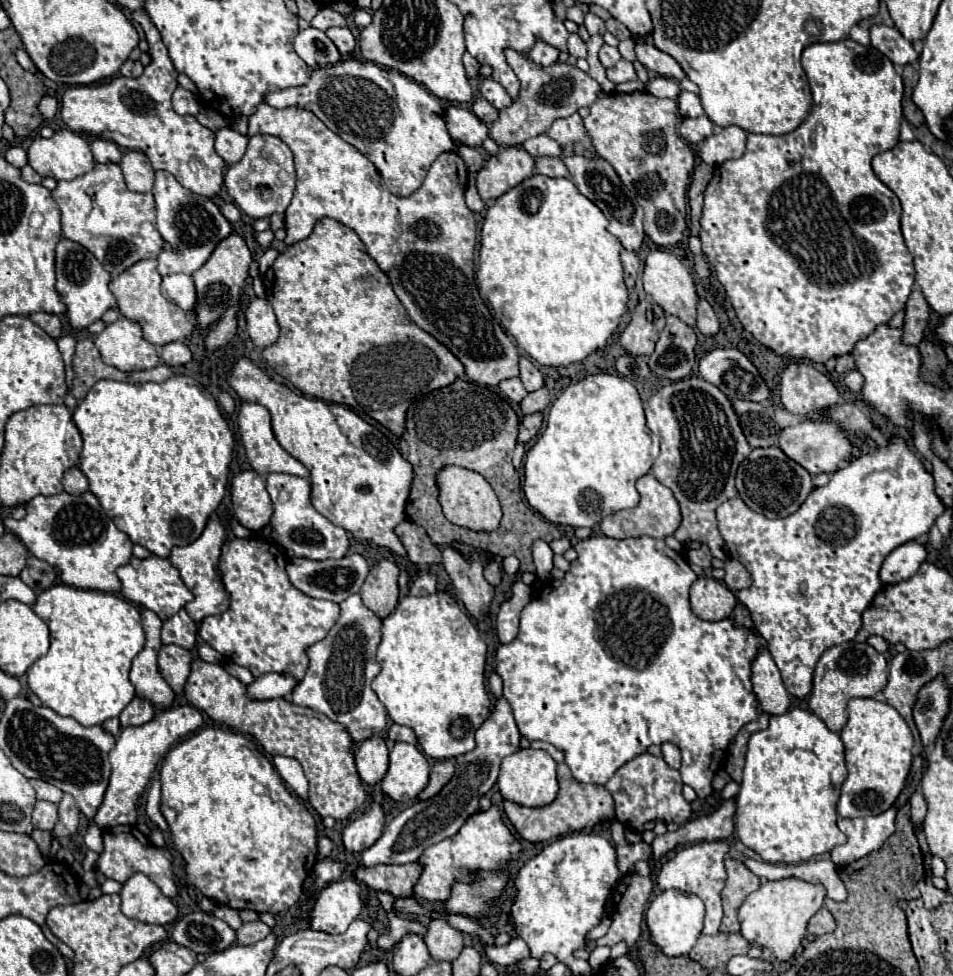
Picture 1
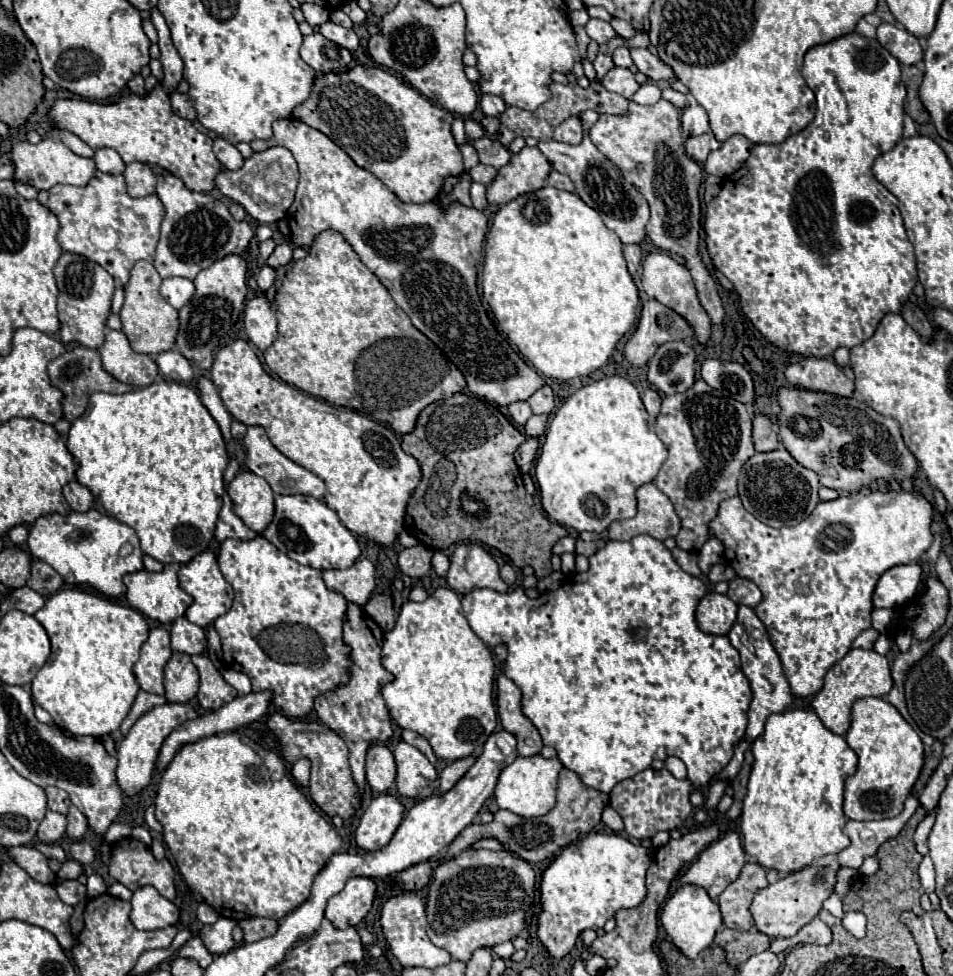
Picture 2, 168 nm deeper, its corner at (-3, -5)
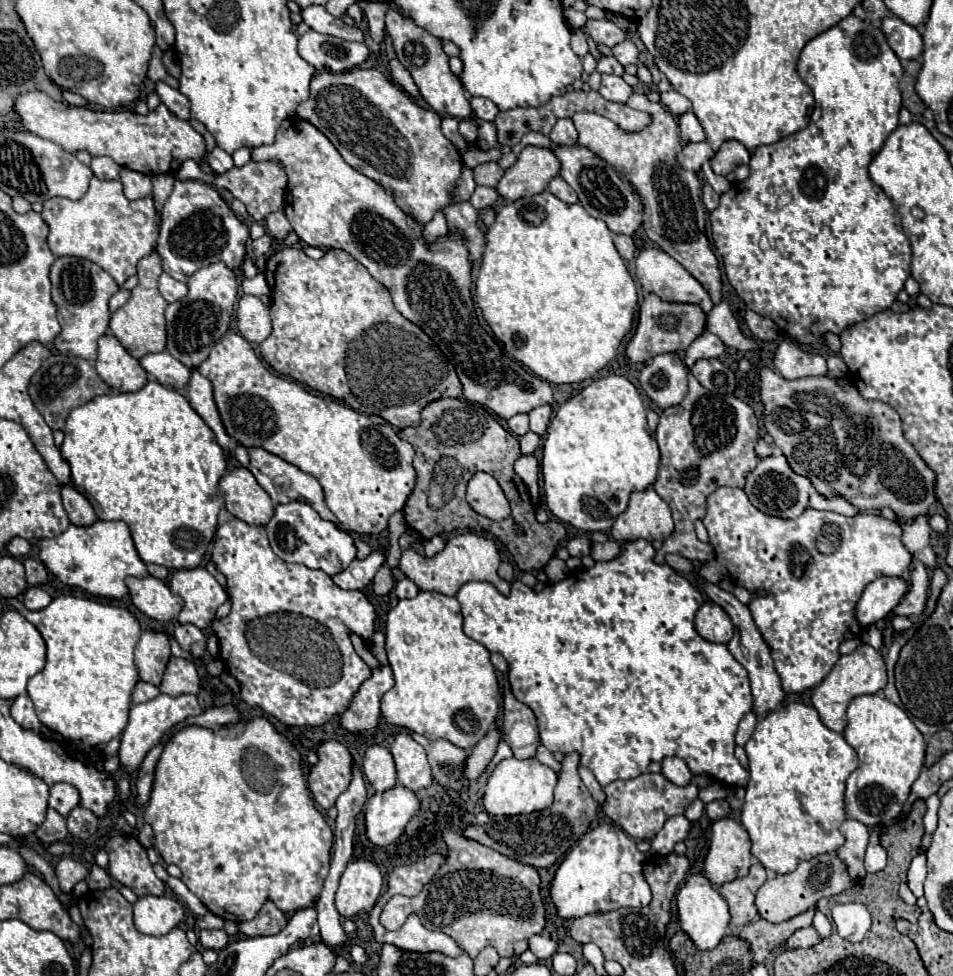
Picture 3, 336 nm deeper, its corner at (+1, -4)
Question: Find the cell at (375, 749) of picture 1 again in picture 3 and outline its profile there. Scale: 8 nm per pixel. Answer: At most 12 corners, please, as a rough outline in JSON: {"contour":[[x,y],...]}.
{"contour":[[369,746],[363,772],[377,790],[397,782],[393,756],[385,746]]}

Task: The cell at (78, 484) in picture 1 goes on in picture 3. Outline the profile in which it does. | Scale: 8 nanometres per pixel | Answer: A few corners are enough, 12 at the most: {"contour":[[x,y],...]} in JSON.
{"contour":[[73,486],[61,488],[71,524],[97,520],[89,500]]}

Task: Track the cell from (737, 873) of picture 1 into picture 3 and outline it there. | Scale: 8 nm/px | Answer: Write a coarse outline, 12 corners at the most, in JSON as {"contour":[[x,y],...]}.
{"contour":[[765,868],[719,888],[729,904],[731,928],[759,918],[753,900],[765,882]]}

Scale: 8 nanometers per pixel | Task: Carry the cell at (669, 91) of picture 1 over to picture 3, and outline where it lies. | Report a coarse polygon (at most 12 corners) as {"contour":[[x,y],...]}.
{"contour":[[661,92],[661,104],[673,116],[691,108],[689,100],[679,92]]}

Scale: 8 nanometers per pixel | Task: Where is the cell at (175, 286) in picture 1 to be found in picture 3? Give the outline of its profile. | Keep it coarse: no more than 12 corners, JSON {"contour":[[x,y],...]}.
{"contour":[[163,272],[159,292],[167,302],[187,294],[183,284]]}

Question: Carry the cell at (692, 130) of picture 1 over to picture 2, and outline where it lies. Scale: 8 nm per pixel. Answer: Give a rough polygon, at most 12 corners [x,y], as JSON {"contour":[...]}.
{"contour":[[713,133],[689,137],[687,155],[699,165],[721,143]]}

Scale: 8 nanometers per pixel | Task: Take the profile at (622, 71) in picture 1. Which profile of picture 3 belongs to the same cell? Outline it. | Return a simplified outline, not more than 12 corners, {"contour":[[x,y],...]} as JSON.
{"contour":[[603,74],[599,92],[611,102],[627,102],[633,88],[621,76]]}

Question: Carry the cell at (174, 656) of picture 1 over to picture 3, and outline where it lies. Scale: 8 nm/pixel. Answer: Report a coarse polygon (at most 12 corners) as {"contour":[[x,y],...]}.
{"contour":[[171,656],[159,690],[199,694],[195,664]]}

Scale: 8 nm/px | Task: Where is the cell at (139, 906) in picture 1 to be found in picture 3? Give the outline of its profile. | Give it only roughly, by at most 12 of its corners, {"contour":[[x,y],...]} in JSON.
{"contour":[[167,896],[133,904],[135,928],[167,934],[183,920],[183,906]]}

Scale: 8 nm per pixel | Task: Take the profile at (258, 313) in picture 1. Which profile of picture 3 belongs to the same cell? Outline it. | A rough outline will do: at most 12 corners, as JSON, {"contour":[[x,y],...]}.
{"contour":[[241,296],[237,326],[251,344],[273,330],[269,306]]}

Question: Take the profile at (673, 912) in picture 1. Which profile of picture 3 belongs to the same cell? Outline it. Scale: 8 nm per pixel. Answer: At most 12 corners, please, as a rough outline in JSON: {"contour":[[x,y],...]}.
{"contour":[[703,874],[677,892],[677,924],[697,950],[715,948],[729,906]]}

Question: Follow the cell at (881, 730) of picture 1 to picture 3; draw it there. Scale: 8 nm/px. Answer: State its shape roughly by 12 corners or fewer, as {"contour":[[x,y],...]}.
{"contour":[[853,698],[843,736],[859,768],[845,812],[901,812],[925,742],[899,706]]}

